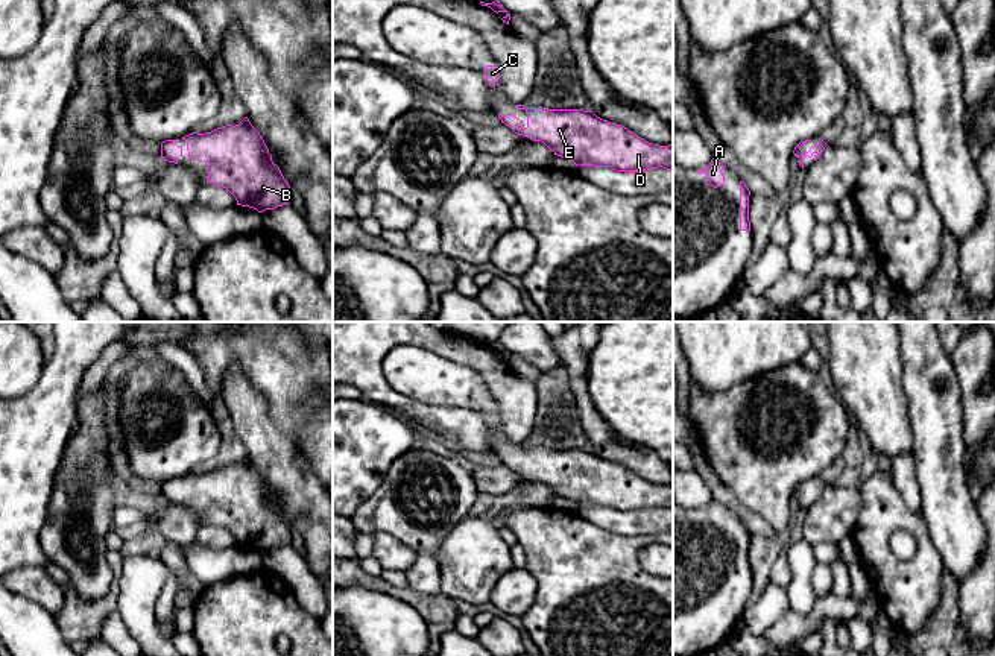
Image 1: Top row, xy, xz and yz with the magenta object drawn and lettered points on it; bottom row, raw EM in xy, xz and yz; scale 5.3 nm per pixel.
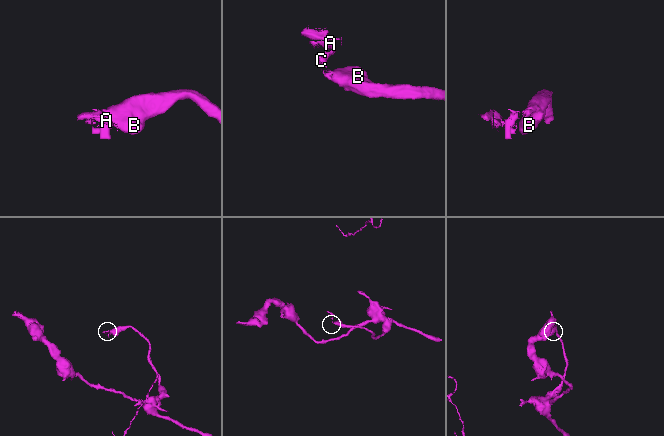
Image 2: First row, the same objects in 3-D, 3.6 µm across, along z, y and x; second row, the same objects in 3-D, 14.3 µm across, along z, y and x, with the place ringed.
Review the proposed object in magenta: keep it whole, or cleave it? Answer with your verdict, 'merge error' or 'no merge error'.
no merge error

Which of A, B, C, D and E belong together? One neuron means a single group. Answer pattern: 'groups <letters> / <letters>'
groups A B C D E

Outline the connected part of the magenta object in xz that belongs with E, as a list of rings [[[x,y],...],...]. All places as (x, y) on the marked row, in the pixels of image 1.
[[[515,105],[518,109],[527,111],[527,125],[516,118],[513,114],[501,115],[498,114],[501,123],[509,126],[516,135],[527,137],[533,141],[544,143],[554,155],[562,156],[576,166],[592,166],[592,167],[611,167],[617,172],[641,172],[646,169],[667,169],[673,170],[673,146],[659,146],[646,141],[627,128],[611,123],[597,117],[592,111],[583,109],[547,109],[547,108],[526,108],[524,105]]]

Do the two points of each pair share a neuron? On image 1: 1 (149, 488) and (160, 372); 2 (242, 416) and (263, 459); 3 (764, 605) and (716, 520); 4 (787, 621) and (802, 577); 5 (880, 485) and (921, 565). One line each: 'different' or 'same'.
1: different
2: same
3: different
4: different
5: same

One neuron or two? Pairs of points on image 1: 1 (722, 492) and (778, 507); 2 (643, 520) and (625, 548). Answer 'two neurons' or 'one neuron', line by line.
1: two neurons
2: two neurons

